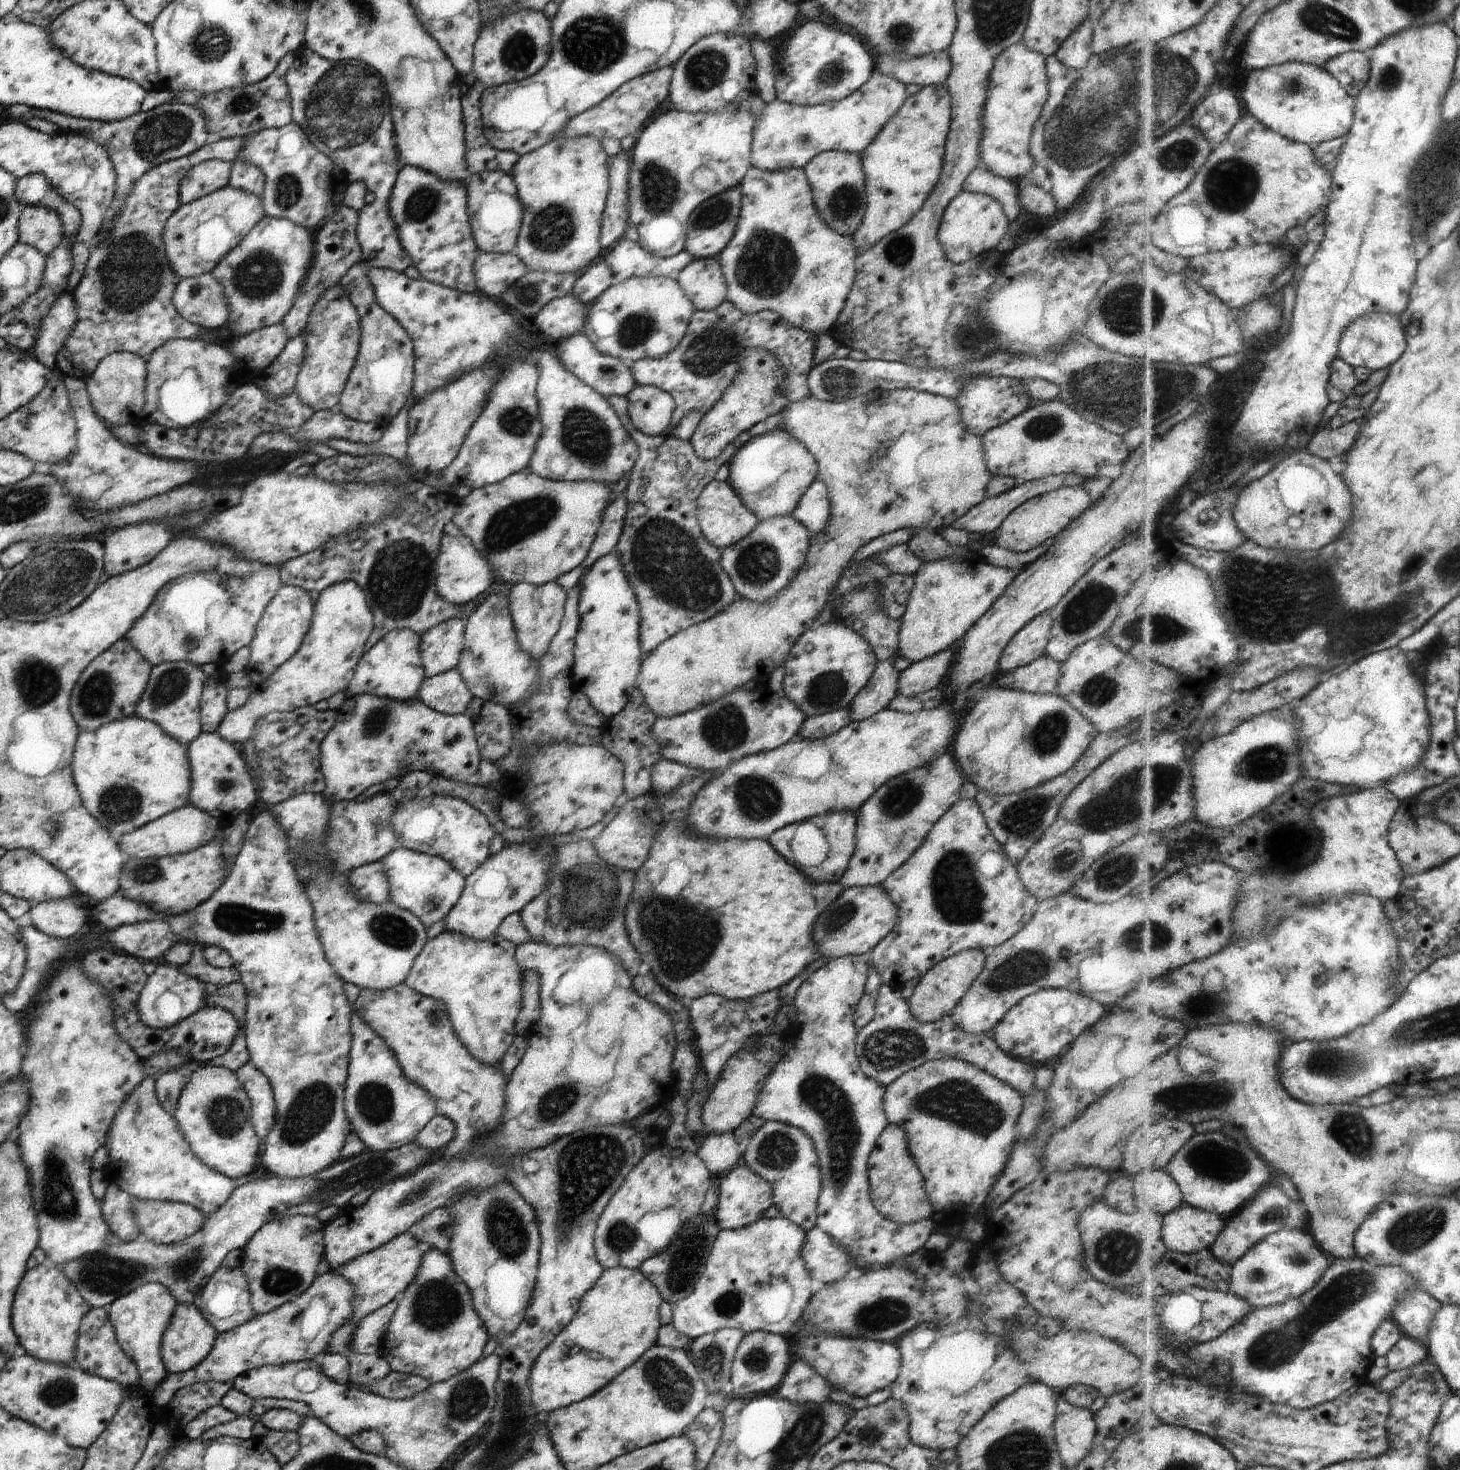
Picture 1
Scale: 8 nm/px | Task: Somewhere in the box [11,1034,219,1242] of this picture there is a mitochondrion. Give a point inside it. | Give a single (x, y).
(58, 1198)

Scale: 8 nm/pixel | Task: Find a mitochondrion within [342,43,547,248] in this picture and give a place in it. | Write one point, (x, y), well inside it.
(420, 204)

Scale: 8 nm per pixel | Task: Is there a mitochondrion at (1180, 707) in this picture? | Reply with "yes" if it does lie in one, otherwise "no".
no

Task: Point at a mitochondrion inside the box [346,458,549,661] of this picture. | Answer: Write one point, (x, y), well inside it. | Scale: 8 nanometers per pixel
(399, 580)

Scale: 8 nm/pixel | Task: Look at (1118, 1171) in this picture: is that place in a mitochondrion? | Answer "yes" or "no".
no

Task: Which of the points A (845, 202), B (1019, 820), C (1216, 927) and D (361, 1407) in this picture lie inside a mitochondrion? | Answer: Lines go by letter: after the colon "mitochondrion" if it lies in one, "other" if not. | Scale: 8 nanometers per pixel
A: mitochondrion
B: mitochondrion
C: other
D: other

